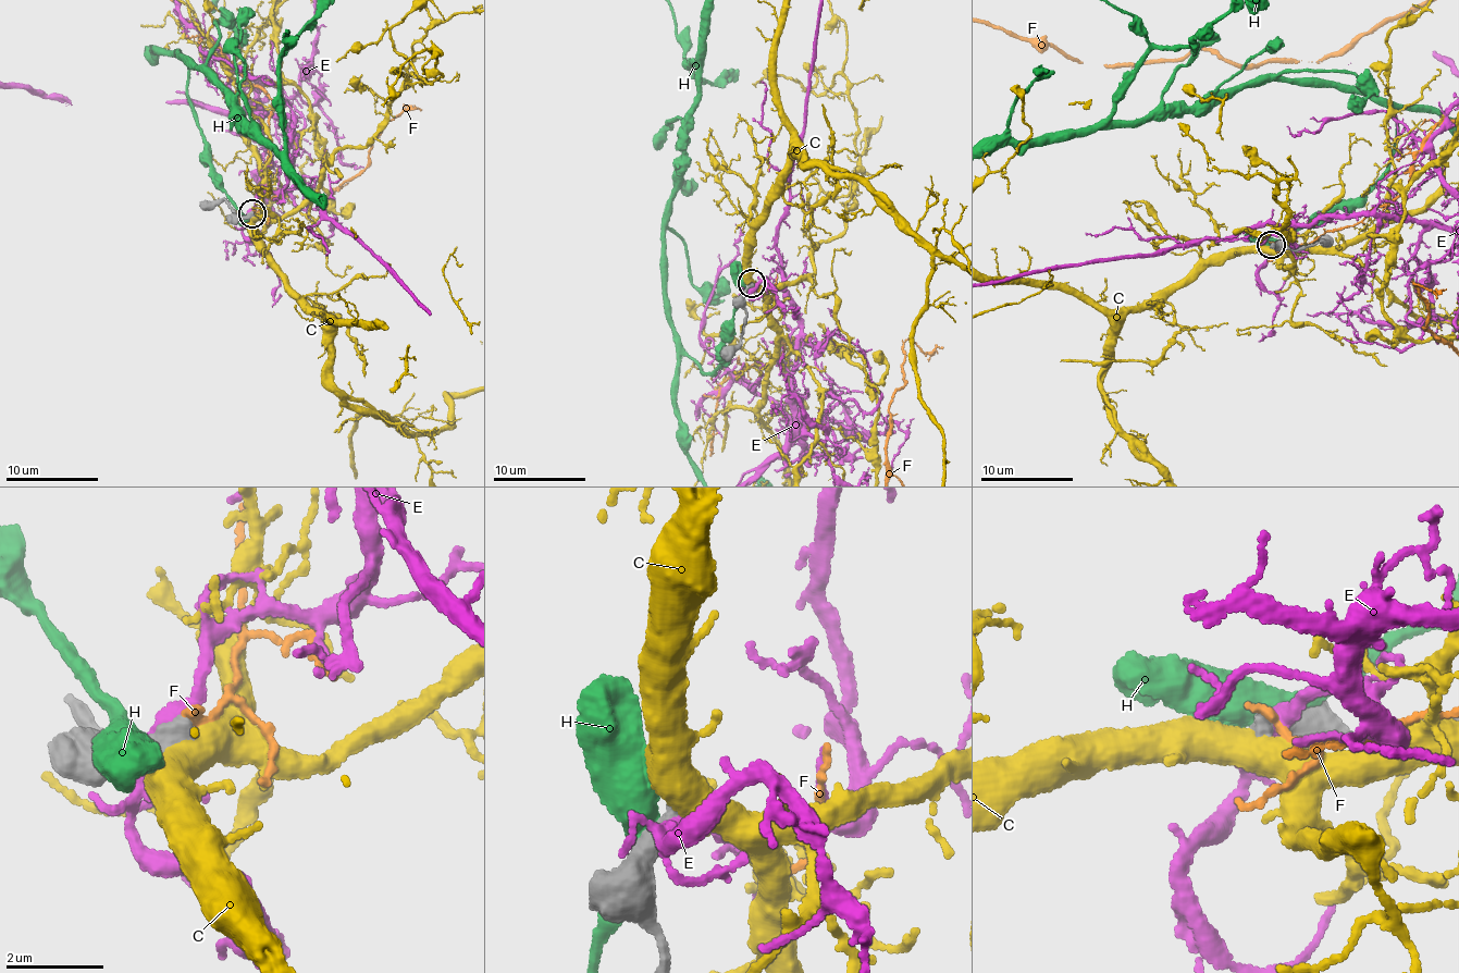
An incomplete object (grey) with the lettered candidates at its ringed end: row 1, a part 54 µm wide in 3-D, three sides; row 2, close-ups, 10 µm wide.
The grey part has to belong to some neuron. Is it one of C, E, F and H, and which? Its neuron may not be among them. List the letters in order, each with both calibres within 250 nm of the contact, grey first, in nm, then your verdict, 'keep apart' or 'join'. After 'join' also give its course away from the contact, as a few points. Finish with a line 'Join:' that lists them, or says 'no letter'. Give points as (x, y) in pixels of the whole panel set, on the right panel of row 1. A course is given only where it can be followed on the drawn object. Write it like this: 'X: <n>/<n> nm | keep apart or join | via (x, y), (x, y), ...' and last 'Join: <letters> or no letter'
C: 400/550 nm | keep apart
E: 500/400 nm | keep apart
F: 360/180 nm | keep apart
H: 400/480 nm | keep apart
Join: no letter

